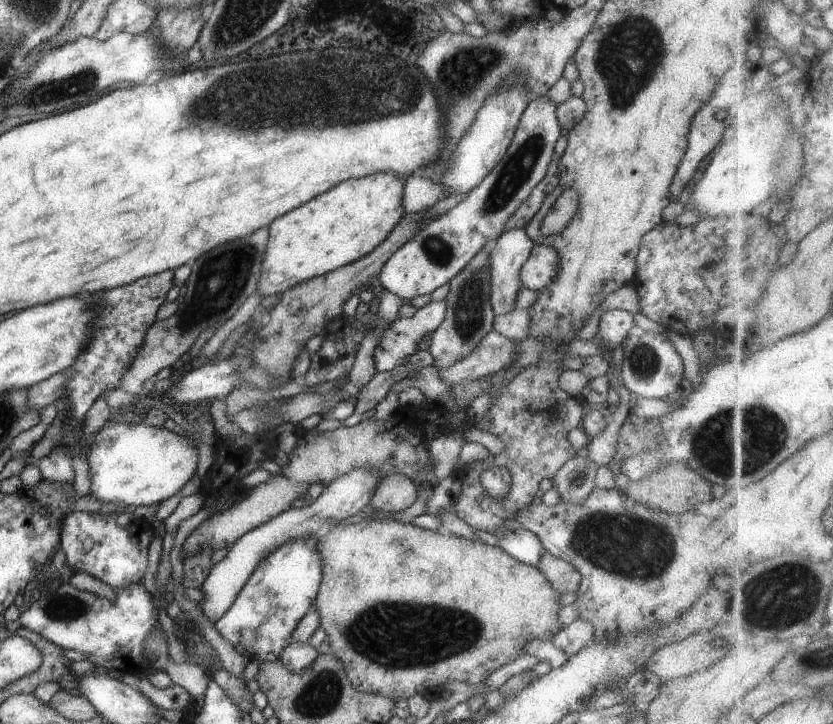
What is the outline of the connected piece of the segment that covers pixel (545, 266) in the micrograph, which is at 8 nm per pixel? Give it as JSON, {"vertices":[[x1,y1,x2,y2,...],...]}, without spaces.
{"vertices":[[534,242,530,257,520,270,522,286,534,292,548,288,548,284,552,284,558,274,558,262,560,256,554,248]]}

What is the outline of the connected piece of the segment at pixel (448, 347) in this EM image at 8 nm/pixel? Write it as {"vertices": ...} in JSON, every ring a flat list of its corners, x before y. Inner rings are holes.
{"vertices":[[490,242,484,246,466,268,450,280,450,290,446,296,447,310,444,321,432,333,428,352,433,356,436,368,450,368,450,366,464,360,472,354,480,340,493,330,495,313,490,302]]}

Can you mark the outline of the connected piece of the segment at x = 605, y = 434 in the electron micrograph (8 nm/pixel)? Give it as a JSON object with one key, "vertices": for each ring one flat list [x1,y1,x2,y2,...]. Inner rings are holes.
{"vertices":[[624,343,620,344,611,353,609,384,617,391,620,401,617,409,610,416,608,426,600,434,593,438,592,442,588,445,589,458,596,463,599,467,607,466,614,454,616,454,616,444,618,433,624,421,630,415,633,405,633,397,624,386,622,375,622,360,624,358]]}

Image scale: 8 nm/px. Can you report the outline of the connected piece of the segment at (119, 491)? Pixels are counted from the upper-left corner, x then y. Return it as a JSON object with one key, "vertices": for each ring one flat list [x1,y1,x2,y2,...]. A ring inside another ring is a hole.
{"vertices":[[136,422,108,423,90,440,90,494,101,504,125,506,122,512,128,512,130,506,160,504,194,478,198,466,196,448,186,436,173,432,170,424,157,428]]}

